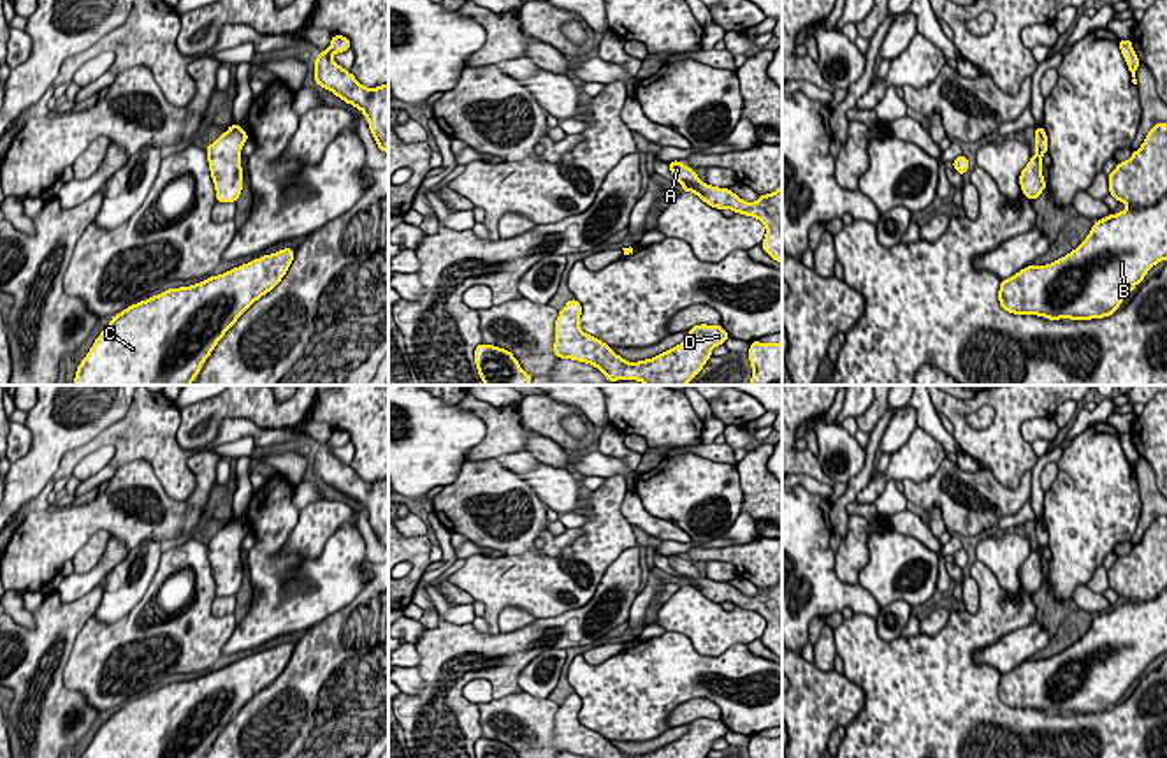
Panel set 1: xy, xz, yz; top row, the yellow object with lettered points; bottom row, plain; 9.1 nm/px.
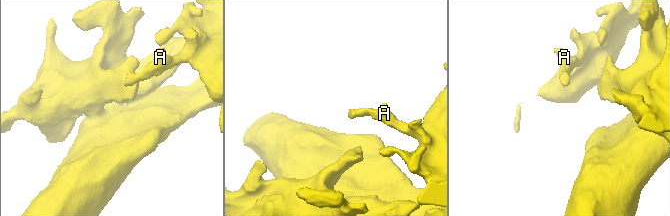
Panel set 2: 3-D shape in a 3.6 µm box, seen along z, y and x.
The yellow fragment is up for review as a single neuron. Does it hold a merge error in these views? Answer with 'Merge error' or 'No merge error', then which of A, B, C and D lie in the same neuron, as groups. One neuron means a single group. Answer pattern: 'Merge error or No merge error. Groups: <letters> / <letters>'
No merge error. Groups: A B C D

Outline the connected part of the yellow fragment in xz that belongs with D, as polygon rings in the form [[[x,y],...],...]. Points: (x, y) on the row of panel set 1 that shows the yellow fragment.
[[[576,299],[566,302],[555,320],[554,353],[596,366],[608,382],[638,380],[643,385],[685,385],[707,361],[712,348],[722,345],[729,334],[722,325],[694,325],[684,343],[647,361],[627,362],[601,339],[580,329],[582,304]]]

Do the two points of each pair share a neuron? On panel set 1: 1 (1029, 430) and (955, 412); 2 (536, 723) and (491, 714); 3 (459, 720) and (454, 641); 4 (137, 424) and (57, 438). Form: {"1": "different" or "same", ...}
{"1": "different", "2": "same", "3": "same", "4": "different"}

